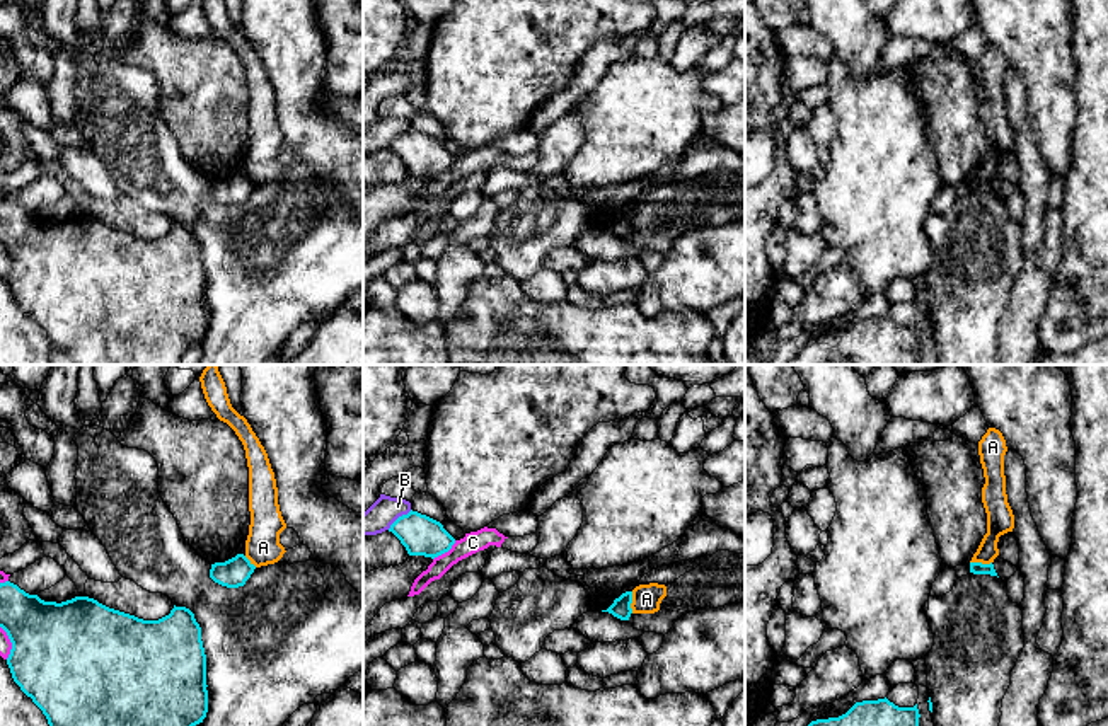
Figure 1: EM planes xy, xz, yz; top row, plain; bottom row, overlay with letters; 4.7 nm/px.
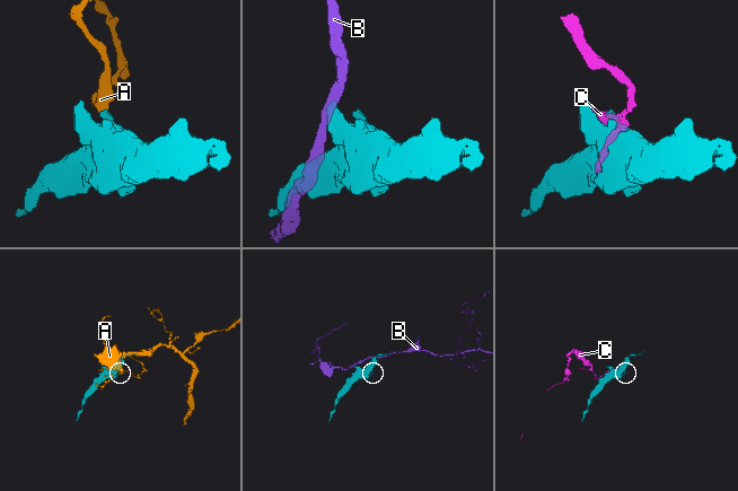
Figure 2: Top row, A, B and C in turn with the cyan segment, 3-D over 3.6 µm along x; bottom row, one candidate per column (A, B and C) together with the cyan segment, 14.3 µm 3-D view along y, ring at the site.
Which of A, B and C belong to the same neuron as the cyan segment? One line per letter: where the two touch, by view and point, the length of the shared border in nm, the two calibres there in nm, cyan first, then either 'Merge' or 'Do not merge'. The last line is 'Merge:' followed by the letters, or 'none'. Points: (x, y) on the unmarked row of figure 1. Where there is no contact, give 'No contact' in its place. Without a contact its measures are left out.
A: Touches cyan at xz (631, 220). Shared border 100 nm. Thickness 90 nm (cyan) against 140 nm. Do not merge
B: Touches cyan at xz (399, 135). Shared border 150 nm. Thickness 190 nm (cyan) against 140 nm. Do not merge
C: Touches cyan at xz (445, 169). Shared border 140 nm. Thickness 190 nm (cyan) against 100 nm. Do not merge
Merge: none

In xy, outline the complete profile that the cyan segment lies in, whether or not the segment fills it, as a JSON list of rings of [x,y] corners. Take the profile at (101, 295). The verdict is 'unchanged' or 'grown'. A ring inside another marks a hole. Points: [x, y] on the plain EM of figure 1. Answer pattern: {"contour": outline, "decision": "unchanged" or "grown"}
{"contour": [[[0,201],[0,245],[12,268],[7,276],[14,300],[48,337],[51,365],[181,365],[182,354],[208,331],[206,273],[201,245],[186,225],[159,239],[143,239],[89,215],[56,222]]], "decision": "unchanged"}

